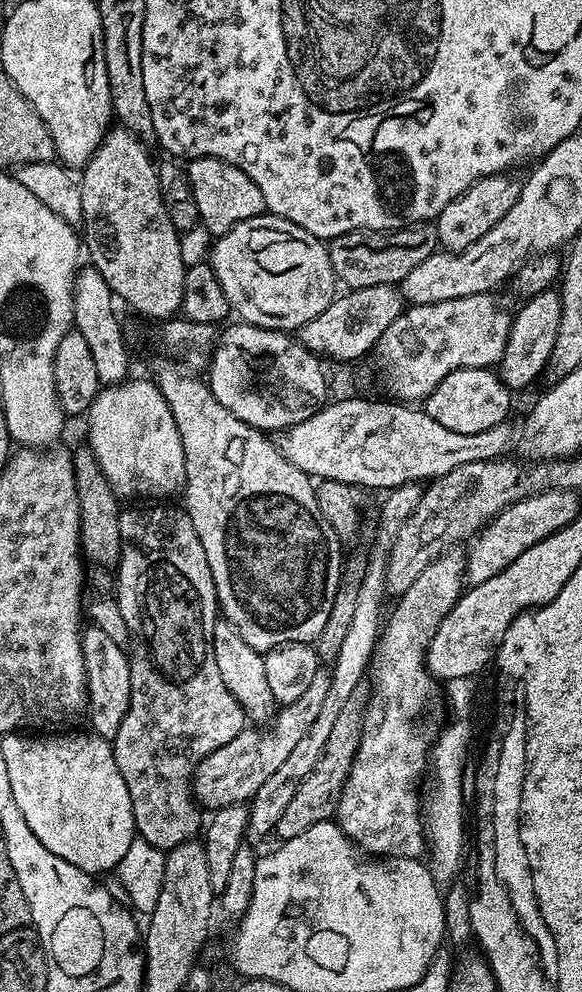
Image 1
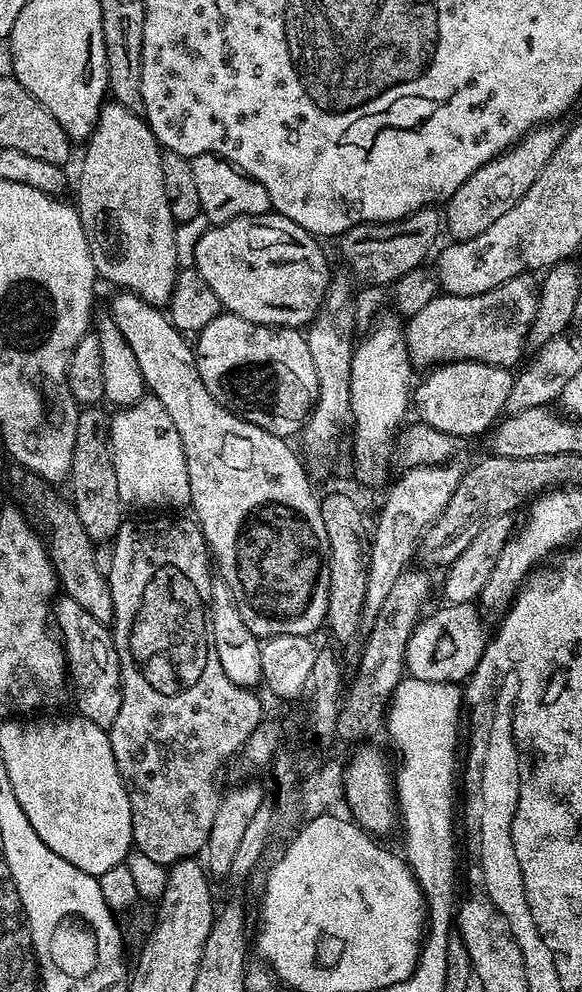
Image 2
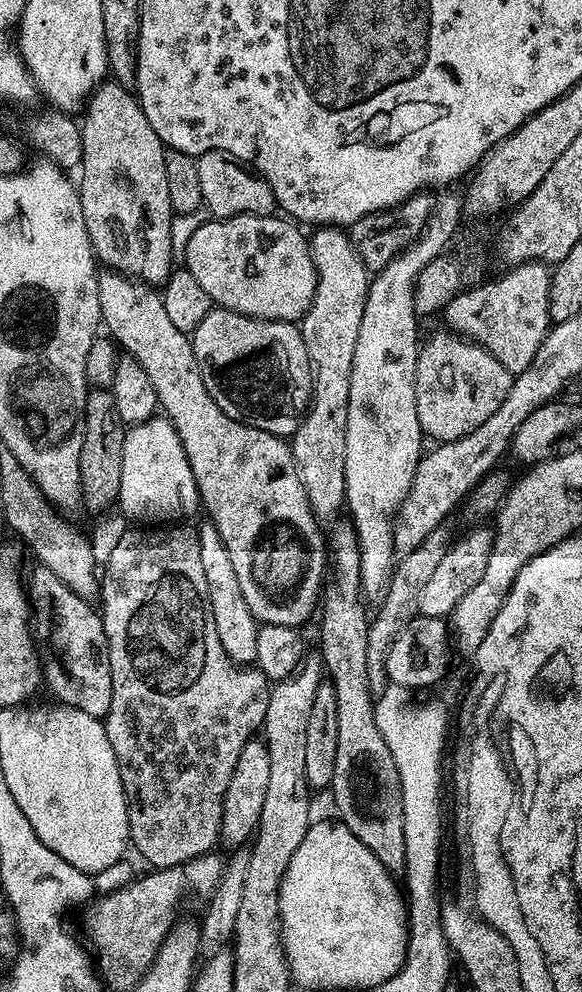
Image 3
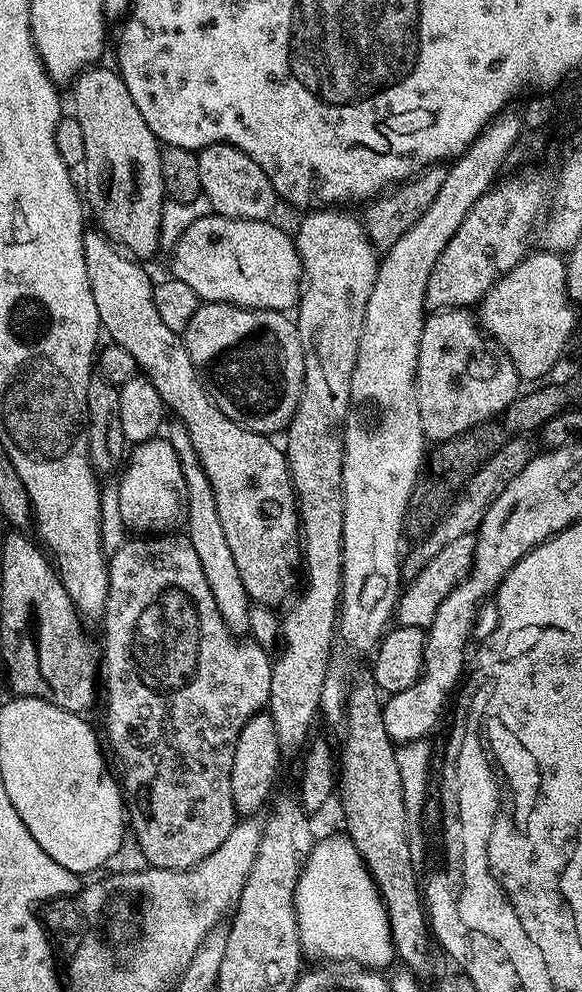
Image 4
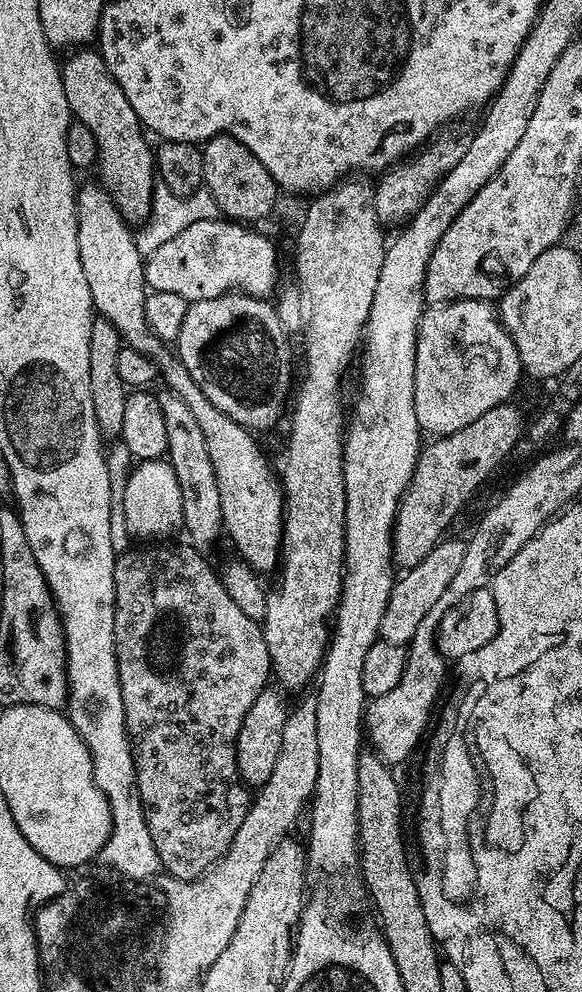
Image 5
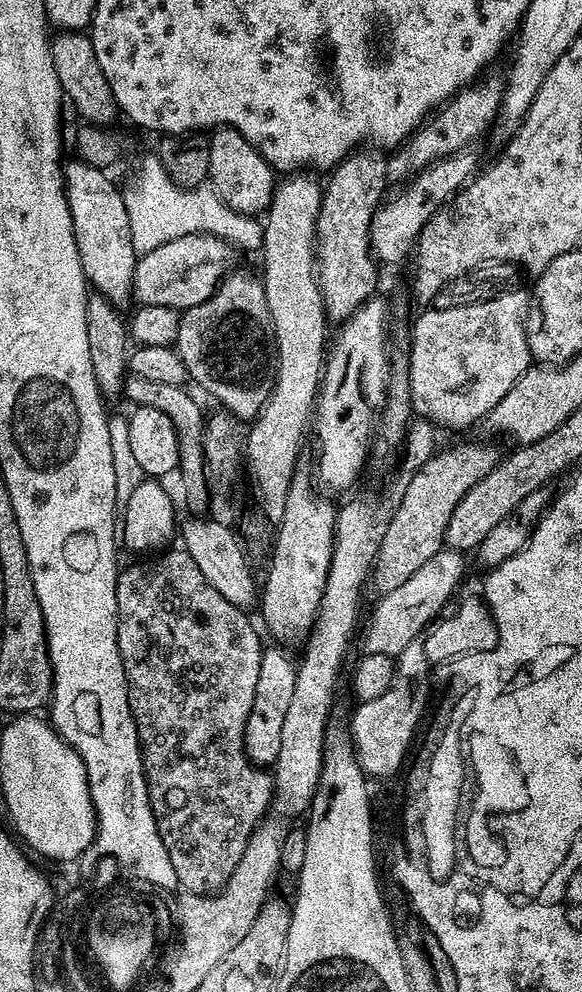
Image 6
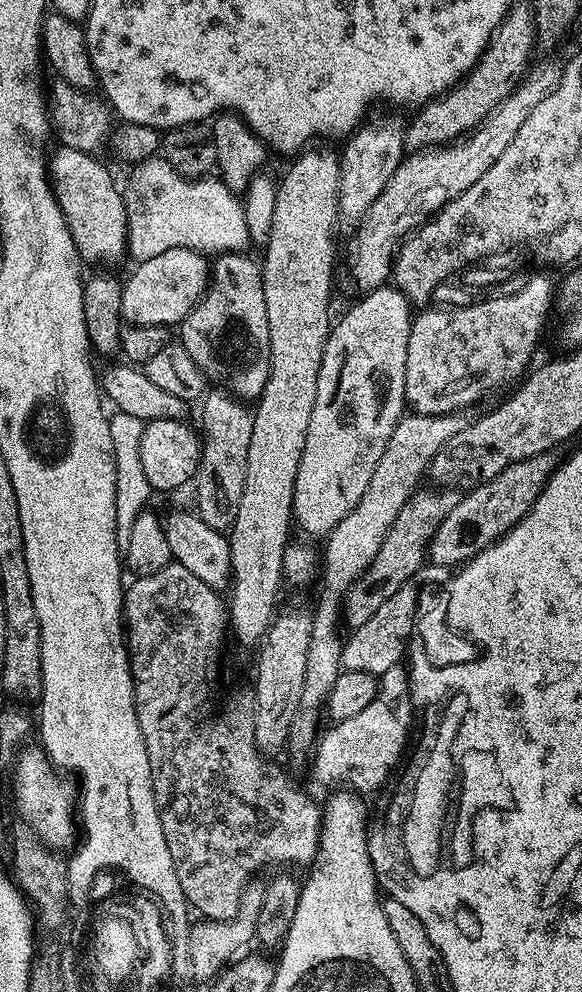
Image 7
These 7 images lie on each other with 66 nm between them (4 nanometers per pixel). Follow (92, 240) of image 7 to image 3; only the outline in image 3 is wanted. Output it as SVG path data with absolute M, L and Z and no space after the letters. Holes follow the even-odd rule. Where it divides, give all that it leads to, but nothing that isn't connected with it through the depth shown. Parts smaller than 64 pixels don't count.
M101 271L98 276L98 306L107 335L127 355L136 359L142 370L146 370L154 385L159 411L172 423L178 438L184 443L203 511L212 515L209 516L210 522L218 530L226 546L226 554L230 554L230 563L238 577L242 598L246 598L246 606L250 606L250 614L254 614L261 625L299 629L300 624L314 616L322 600L322 589L326 583L326 542L296 472L291 447L281 437L234 422L234 418L222 414L218 402L210 398L206 382L202 382L196 369L189 333L178 330L178 326L170 322L164 297L153 285L124 276L121 272Z

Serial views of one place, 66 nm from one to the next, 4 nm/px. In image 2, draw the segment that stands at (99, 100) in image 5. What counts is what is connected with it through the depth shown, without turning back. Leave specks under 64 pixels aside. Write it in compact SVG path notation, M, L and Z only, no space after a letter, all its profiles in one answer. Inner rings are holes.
M106 102L101 106L94 130L83 148L84 161L80 164L74 207L80 213L86 246L90 246L90 258L96 267L97 277L101 281L109 280L113 289L133 292L138 298L157 306L167 305L178 271L178 225L166 202L166 186L162 186L162 149L156 143L156 136L143 115L126 110L126 106L121 104Z

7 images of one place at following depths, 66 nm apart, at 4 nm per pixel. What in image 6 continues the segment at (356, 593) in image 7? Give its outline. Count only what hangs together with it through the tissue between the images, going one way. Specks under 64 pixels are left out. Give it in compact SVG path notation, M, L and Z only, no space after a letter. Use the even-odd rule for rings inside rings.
M468 440L453 448L441 447L418 469L414 478L410 478L410 486L406 486L406 494L402 494L402 502L398 502L390 526L386 526L386 534L382 534L370 573L370 588L376 594L384 596L401 586L402 582L409 581L434 554L445 547L444 535L446 526L450 526L454 506L458 506L458 502L466 498L466 490L482 482L482 478L486 478L486 474L490 474L501 459L502 452L494 445L475 444Z

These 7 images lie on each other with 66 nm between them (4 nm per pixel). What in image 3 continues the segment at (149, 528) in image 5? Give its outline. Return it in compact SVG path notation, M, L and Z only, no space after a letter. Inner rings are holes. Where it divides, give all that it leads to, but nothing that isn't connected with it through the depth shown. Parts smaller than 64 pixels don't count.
M157 414L146 422L131 425L122 442L122 482L118 501L125 520L143 522L148 526L157 522L180 522L183 516L191 514L191 507L201 507L200 491L196 489L184 443L178 438L172 423Z

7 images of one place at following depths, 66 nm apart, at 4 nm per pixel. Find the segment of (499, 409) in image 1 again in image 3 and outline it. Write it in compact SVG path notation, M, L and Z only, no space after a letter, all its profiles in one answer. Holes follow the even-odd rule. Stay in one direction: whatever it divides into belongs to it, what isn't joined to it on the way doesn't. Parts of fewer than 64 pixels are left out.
M443 330L444 332L436 332L432 337L427 337L426 343L421 347L418 358L416 359L416 409L418 410L418 422L420 423L421 433L425 437L428 436L432 442L447 442L457 440L466 434L470 434L470 430L478 430L478 426L482 426L482 422L486 422L486 418L490 418L490 414L494 414L494 410L498 410L498 406L502 406L502 402L508 397L508 391L514 379L513 373L506 370L506 366L502 366L502 362L498 362L498 358L494 358L494 354L490 354L481 346L465 337L457 336L451 330Z

